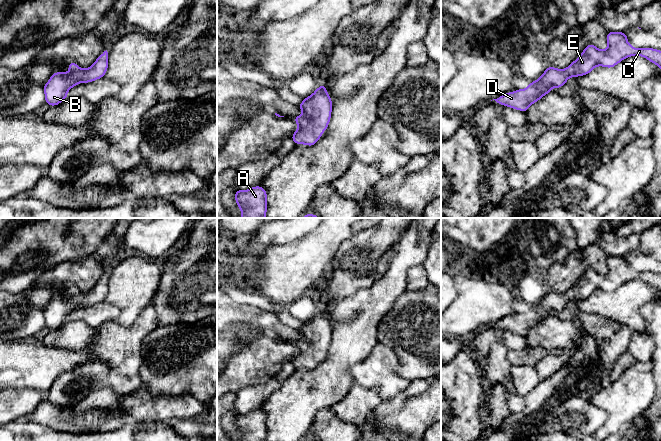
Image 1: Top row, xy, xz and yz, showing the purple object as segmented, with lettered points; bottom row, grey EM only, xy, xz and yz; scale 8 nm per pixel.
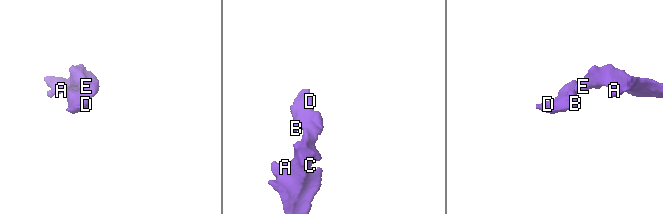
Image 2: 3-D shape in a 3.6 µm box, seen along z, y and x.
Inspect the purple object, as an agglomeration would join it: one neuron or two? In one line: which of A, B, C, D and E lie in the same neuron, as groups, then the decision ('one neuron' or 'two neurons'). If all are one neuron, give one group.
groups A B C D E; one neuron

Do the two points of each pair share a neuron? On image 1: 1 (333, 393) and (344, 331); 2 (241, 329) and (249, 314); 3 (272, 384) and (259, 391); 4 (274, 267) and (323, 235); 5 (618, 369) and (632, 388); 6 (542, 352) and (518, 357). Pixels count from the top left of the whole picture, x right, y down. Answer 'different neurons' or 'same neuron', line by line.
1: same neuron
2: different neurons
3: same neuron
4: same neuron
5: different neurons
6: same neuron

